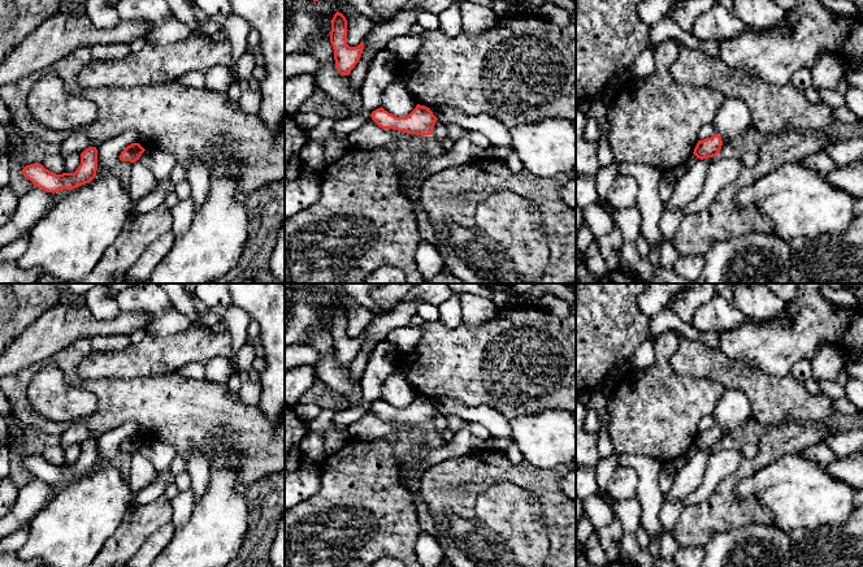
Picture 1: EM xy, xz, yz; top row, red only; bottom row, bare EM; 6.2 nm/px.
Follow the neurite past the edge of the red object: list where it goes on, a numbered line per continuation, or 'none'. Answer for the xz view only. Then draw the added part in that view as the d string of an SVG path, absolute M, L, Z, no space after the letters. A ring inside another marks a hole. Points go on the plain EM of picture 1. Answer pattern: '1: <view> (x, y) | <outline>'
none

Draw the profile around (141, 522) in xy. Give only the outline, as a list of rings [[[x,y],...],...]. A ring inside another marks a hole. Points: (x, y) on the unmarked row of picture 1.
[[[164,495],[148,505],[133,505],[120,523],[118,531],[104,544],[88,567],[123,567],[157,529],[170,523],[172,515],[172,502]]]

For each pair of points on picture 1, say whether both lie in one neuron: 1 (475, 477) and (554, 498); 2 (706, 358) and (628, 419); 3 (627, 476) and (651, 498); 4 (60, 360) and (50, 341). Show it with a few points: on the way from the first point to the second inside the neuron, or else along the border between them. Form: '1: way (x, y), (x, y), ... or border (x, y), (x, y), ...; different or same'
1: way (494, 474), (523, 474), (534, 480); same
2: border (677, 346), (669, 366), (680, 375), (712, 381); different
3: border (619, 467), (632, 467), (636, 471), (636, 497); different
4: border (83, 338), (77, 338), (39, 363); different

